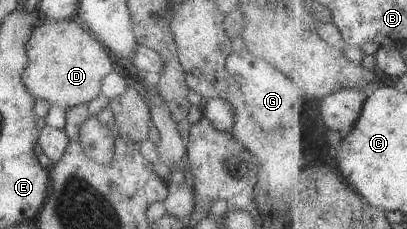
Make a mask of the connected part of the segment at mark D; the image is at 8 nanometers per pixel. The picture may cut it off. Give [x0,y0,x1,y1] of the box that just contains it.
[21,19,118,109]

